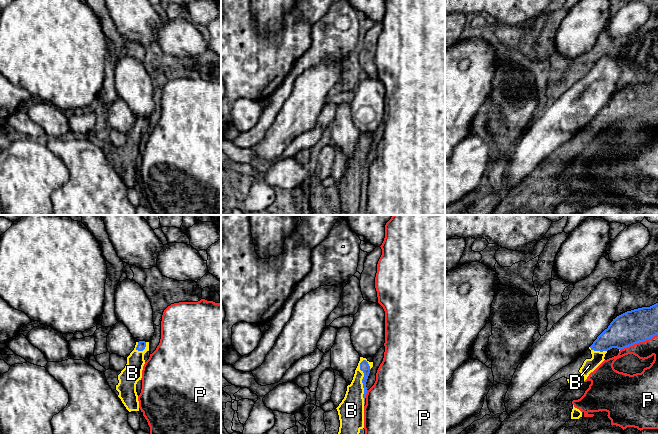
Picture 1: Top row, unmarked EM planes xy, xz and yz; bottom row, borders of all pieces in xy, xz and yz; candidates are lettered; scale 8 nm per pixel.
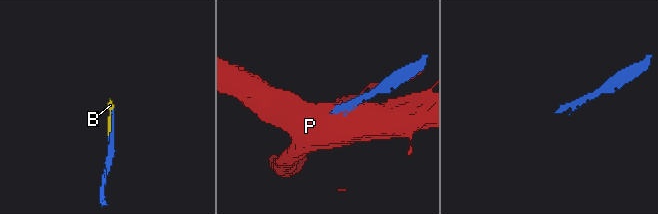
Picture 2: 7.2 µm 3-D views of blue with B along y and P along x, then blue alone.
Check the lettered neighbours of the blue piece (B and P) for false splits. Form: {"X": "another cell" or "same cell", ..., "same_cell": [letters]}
{"B": "same cell", "P": "another cell", "same_cell": ["B"]}

